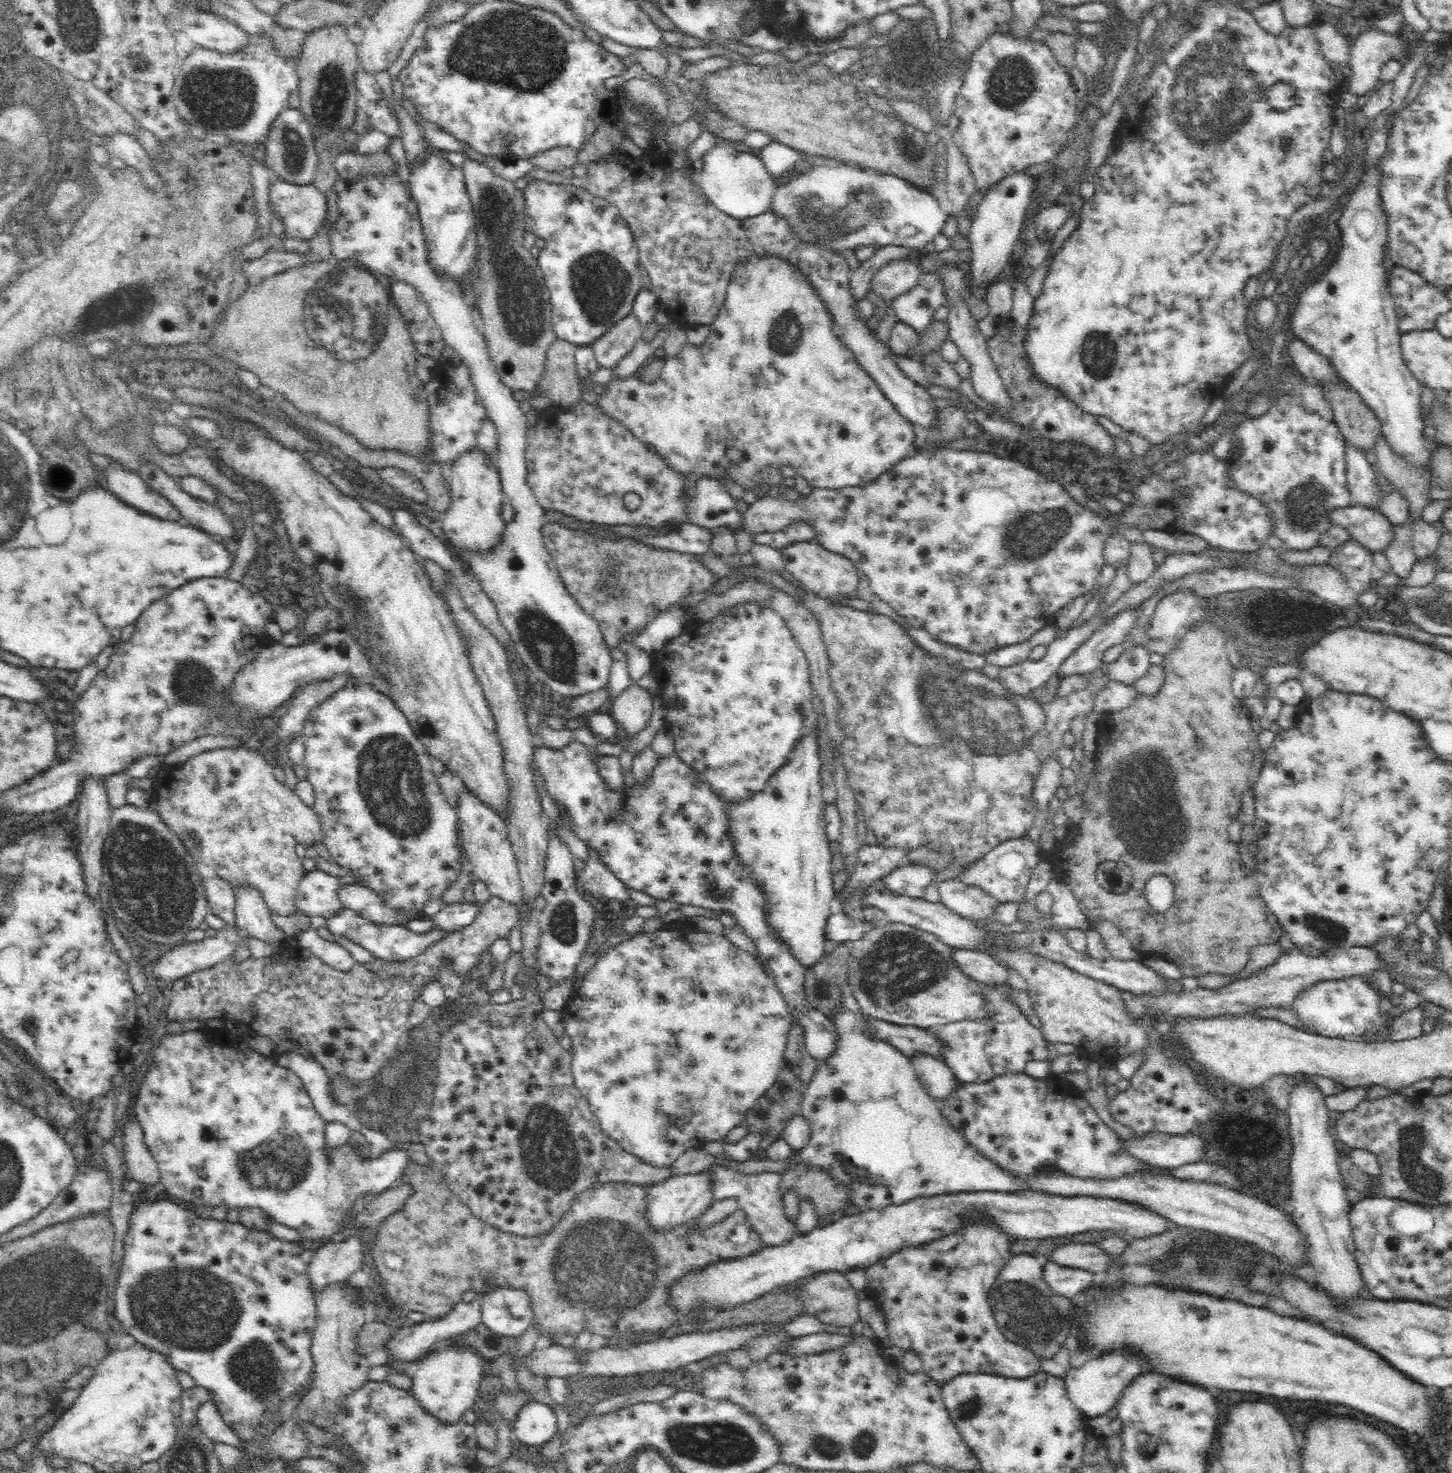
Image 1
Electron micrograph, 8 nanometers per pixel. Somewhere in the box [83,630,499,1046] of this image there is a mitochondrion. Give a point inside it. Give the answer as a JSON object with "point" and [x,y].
{"point":[154,887]}

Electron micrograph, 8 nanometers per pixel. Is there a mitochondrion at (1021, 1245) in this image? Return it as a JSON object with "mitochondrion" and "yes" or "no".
{"mitochondrion":"no"}

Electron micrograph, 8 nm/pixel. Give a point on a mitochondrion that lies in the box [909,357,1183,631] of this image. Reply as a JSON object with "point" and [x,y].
{"point":[1031,537]}

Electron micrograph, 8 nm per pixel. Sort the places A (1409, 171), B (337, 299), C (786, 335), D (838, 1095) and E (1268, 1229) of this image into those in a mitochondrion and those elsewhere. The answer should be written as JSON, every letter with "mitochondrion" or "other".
{"A":"other","B":"mitochondrion","C":"mitochondrion","D":"other","E":"other"}

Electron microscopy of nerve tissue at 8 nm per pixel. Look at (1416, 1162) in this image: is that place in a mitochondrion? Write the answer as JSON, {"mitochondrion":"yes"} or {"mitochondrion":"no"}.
{"mitochondrion":"yes"}

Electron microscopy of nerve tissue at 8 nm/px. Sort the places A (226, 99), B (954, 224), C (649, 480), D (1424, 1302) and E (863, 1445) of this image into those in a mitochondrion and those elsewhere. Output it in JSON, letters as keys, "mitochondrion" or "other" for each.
{"A":"mitochondrion","B":"other","C":"mitochondrion","D":"other","E":"mitochondrion"}

